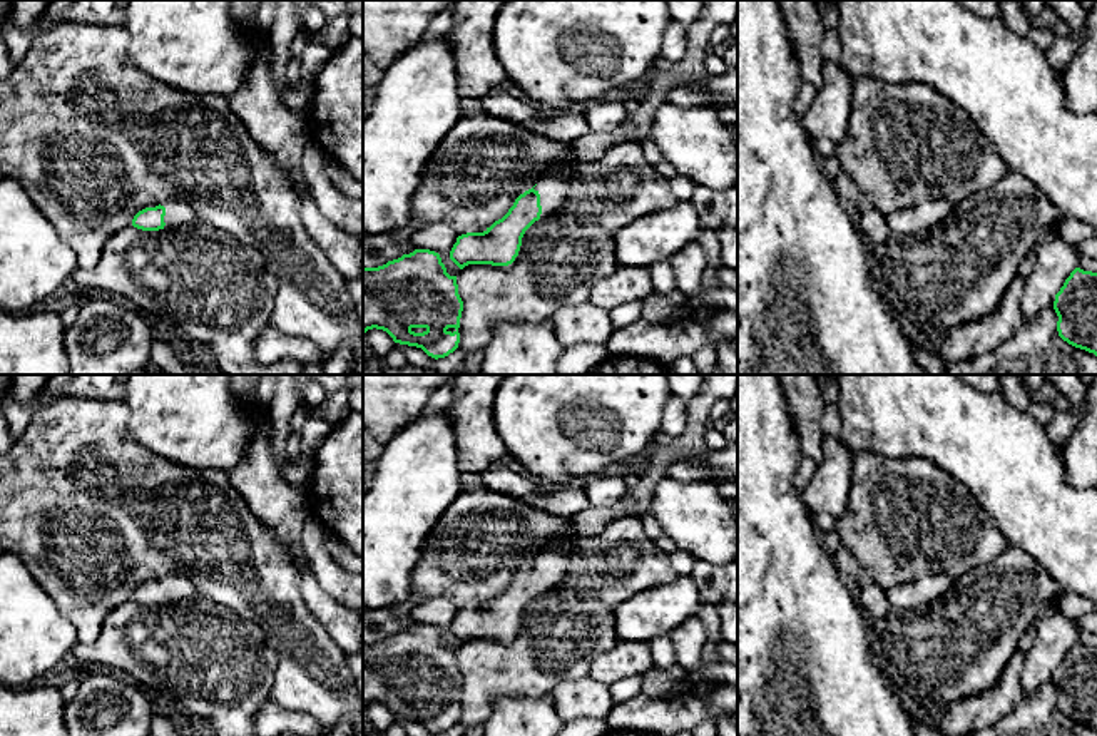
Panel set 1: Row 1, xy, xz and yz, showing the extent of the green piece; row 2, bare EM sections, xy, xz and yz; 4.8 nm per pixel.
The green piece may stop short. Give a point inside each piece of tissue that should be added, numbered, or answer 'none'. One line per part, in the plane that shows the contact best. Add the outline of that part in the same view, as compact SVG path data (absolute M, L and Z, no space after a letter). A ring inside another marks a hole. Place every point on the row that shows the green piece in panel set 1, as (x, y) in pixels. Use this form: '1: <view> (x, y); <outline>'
1: xz (666, 76); M704 0L696 22L687 30L684 57L674 64L659 60L649 75L651 90L639 102L639 109L610 132L589 130L584 137L574 141L570 144L570 161L554 167L537 182L533 189L540 194L540 217L547 217L564 206L570 169L577 162L590 162L615 144L640 142L649 135L656 109L667 100L672 89L682 87L684 82L694 82L707 72L706 57L711 35L717 27L731 25L736 15L737 0Z

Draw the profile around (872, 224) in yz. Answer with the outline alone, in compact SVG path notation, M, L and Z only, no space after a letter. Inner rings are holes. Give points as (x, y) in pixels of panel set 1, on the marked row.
M839 172L831 182L838 201L856 212L856 227L861 236L868 238L873 244L885 241L885 238L890 234L886 217L876 211L876 207L843 172Z

